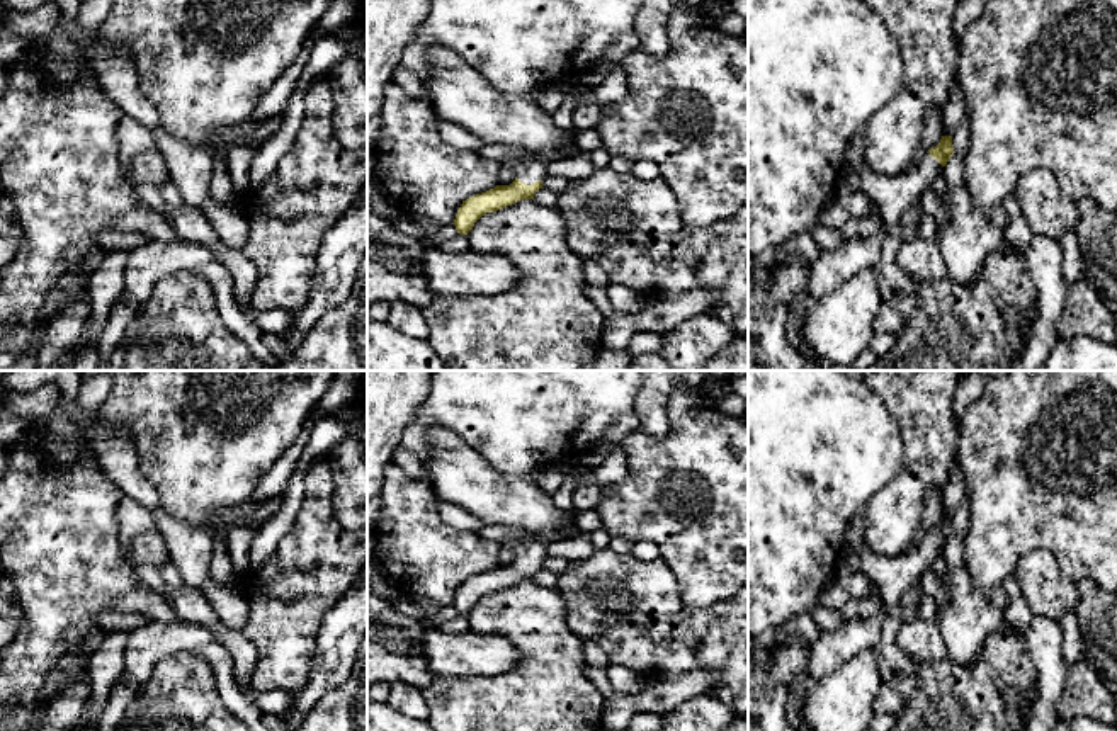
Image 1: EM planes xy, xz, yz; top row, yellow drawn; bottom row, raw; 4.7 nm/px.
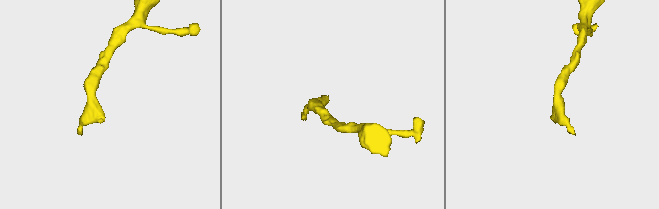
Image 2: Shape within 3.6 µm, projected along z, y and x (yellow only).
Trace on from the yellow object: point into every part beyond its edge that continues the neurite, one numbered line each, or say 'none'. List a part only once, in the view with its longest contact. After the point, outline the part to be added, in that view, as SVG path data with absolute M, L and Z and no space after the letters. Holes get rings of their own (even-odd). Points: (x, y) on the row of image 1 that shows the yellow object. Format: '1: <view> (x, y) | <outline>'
1: xz (527, 167) | M488 144L486 155L500 165L508 165L515 177L527 185L544 180L547 175L547 162L522 148Z

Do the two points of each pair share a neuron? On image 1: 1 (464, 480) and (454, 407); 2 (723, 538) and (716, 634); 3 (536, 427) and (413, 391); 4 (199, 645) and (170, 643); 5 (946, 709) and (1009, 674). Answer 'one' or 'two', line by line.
1: two
2: two
3: two
4: one
5: one

